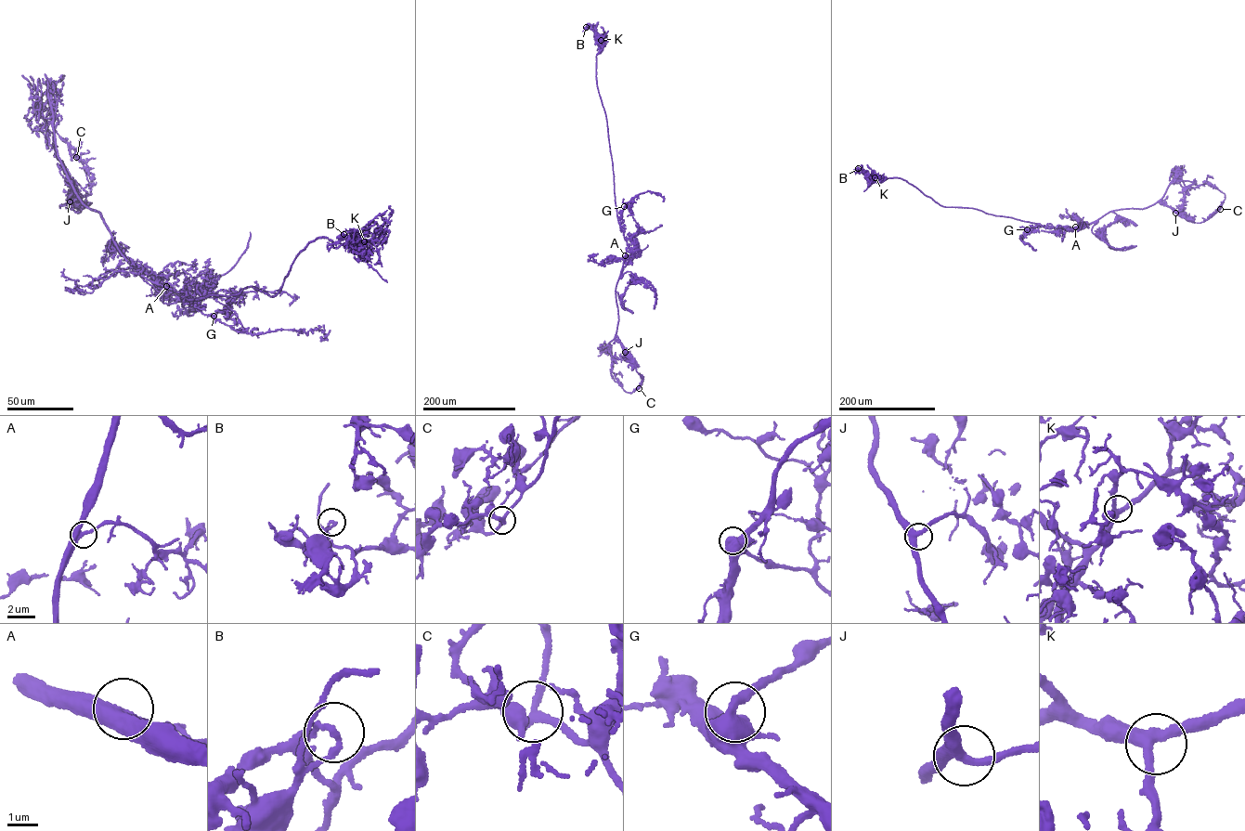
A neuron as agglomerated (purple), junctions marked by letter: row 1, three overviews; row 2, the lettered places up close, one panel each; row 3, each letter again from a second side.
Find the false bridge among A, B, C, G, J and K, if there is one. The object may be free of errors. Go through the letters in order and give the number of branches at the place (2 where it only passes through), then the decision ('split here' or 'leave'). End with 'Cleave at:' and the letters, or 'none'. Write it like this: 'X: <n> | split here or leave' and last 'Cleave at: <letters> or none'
A: 3 | leave
B: 2 | split here
C: 3 | leave
G: 2 | leave
J: 3 | leave
K: 3 | leave
Cleave at: B

